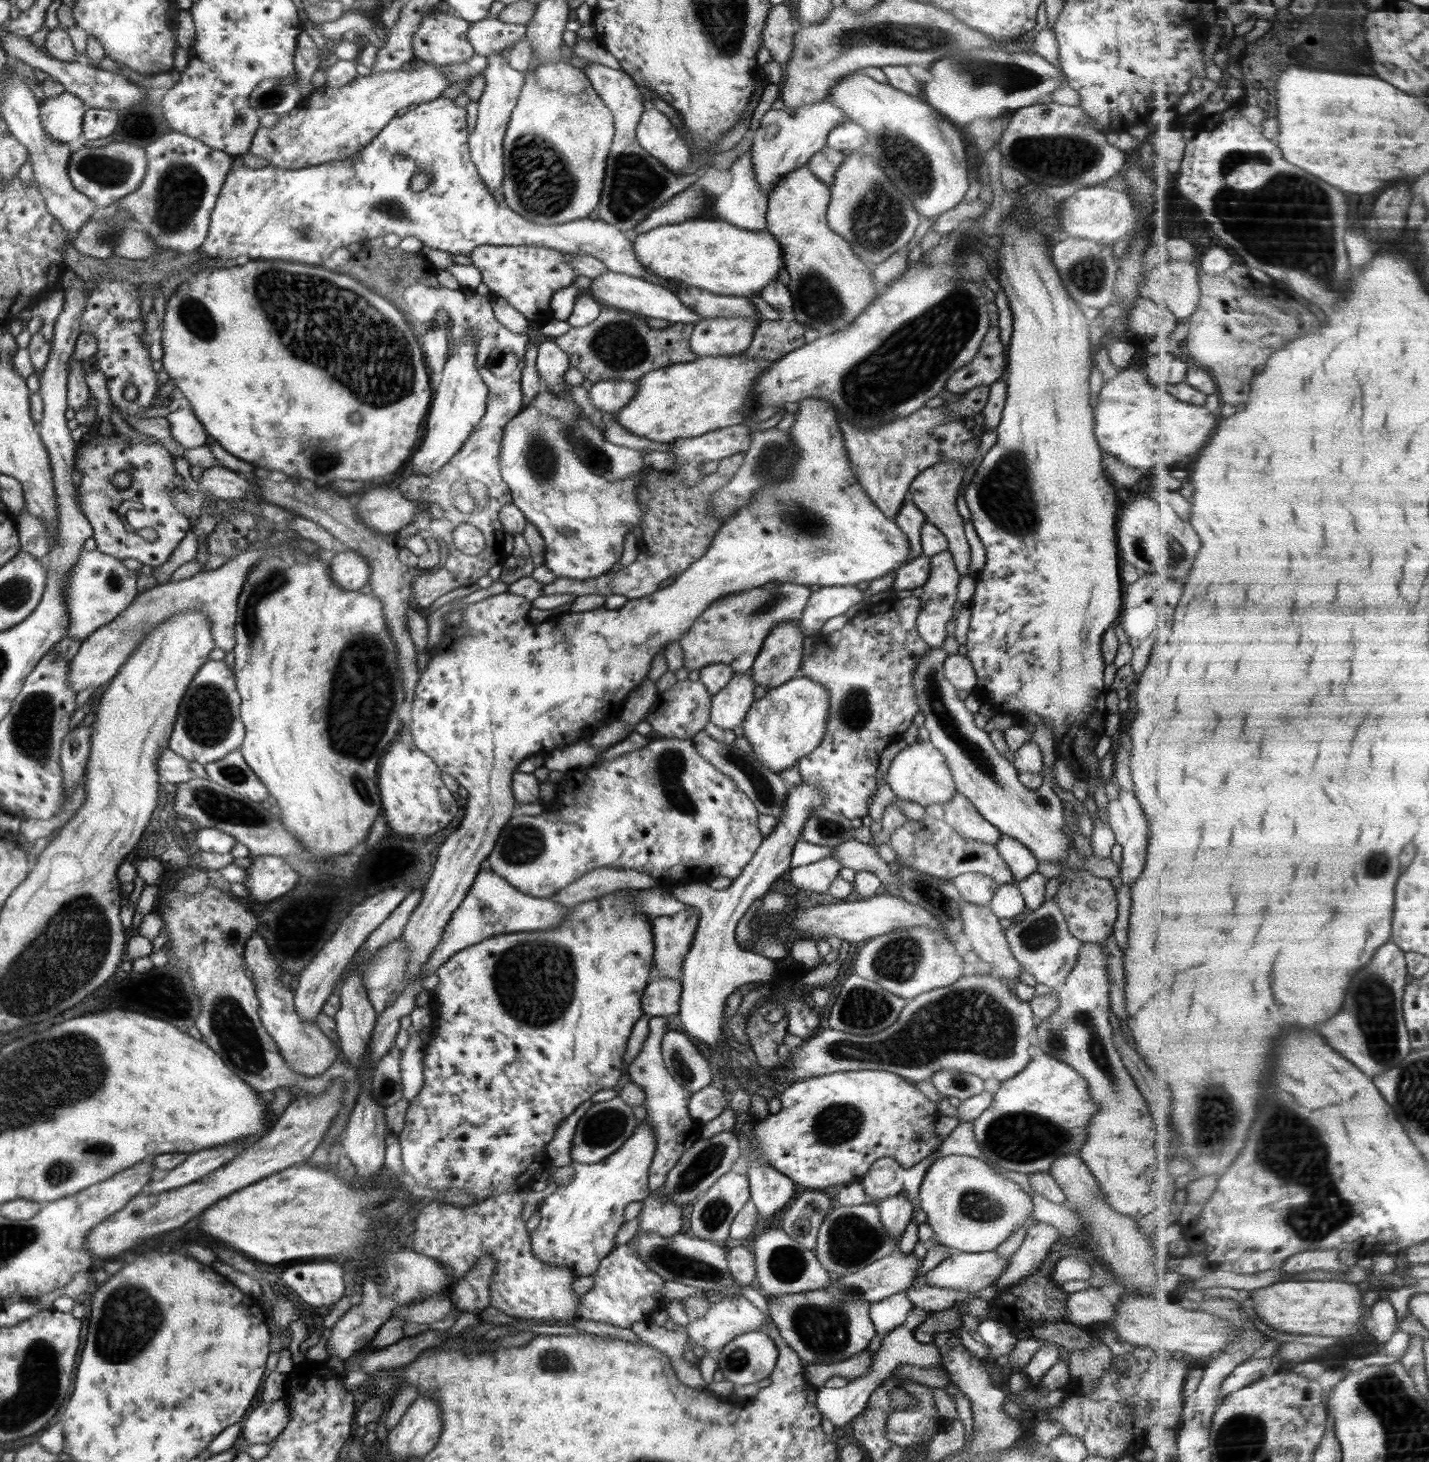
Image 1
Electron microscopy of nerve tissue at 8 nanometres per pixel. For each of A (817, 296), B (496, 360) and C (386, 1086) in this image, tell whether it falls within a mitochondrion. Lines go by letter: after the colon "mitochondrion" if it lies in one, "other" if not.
A: mitochondrion
B: other
C: mitochondrion

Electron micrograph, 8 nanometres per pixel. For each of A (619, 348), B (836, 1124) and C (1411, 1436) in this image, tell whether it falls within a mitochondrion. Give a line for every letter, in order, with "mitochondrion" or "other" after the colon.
A: mitochondrion
B: mitochondrion
C: mitochondrion

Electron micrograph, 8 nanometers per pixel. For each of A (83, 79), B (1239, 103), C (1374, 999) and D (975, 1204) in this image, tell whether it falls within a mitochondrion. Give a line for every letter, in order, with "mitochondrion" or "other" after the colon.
A: other
B: other
C: mitochondrion
D: mitochondrion

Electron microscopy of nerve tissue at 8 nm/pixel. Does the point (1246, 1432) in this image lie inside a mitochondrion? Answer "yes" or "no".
yes

